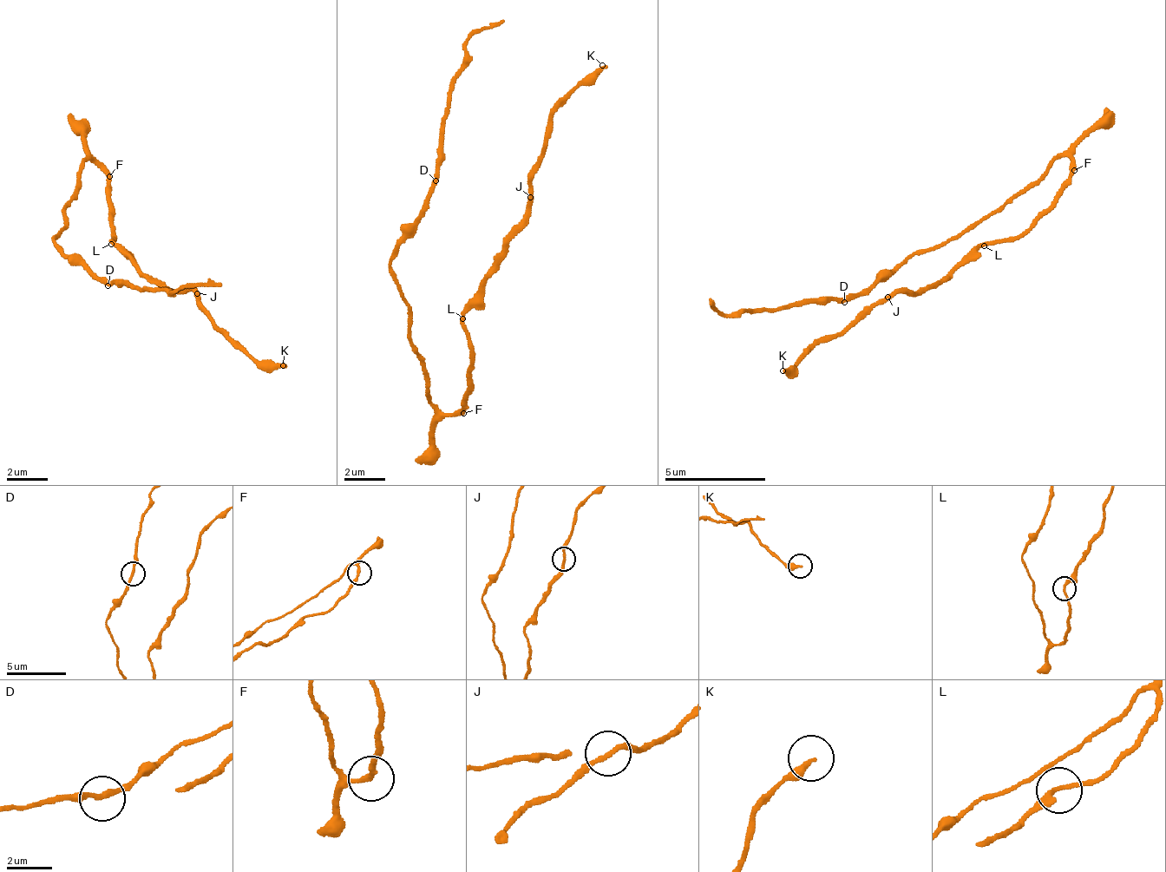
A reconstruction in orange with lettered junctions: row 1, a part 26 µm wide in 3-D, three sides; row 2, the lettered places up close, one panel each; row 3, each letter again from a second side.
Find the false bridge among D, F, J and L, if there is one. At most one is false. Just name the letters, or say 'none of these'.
J

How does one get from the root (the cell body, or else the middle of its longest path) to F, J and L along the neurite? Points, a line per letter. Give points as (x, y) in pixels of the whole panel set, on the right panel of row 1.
F: (1055, 162), (1063, 157), (1071, 160), (1074, 170)
J: (1055, 162), (1063, 157), (1069, 161), (1067, 186), (1027, 231), (1005, 241), (974, 245), (938, 282), (887, 298)
L: (1055, 162), (1063, 157), (1071, 166), (1063, 195), (1027, 231), (1022, 230), (1005, 241), (990, 240), (984, 245)

